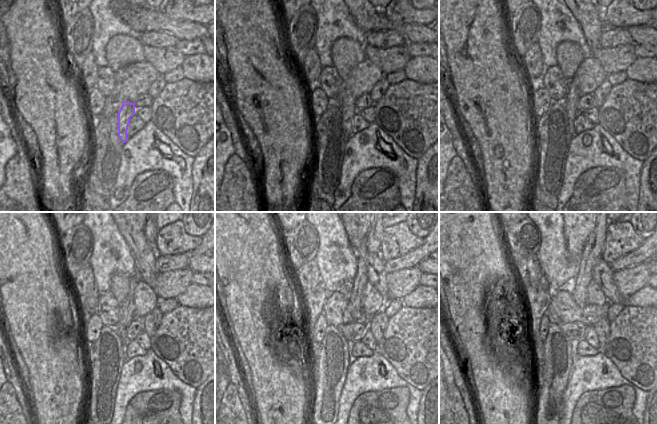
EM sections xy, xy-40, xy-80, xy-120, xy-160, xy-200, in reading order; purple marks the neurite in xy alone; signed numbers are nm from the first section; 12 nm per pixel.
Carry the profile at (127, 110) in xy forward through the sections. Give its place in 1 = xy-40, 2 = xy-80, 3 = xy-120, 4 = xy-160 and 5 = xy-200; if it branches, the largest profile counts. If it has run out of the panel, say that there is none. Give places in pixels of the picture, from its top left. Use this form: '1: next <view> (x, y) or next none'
1: next xy-40 (348, 107)
2: next xy-80 (571, 100)
3: next xy-120 (126, 309)
4: next xy-160 (371, 242)
5: next xy-200 (593, 248)

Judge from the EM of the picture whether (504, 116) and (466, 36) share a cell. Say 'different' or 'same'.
same

